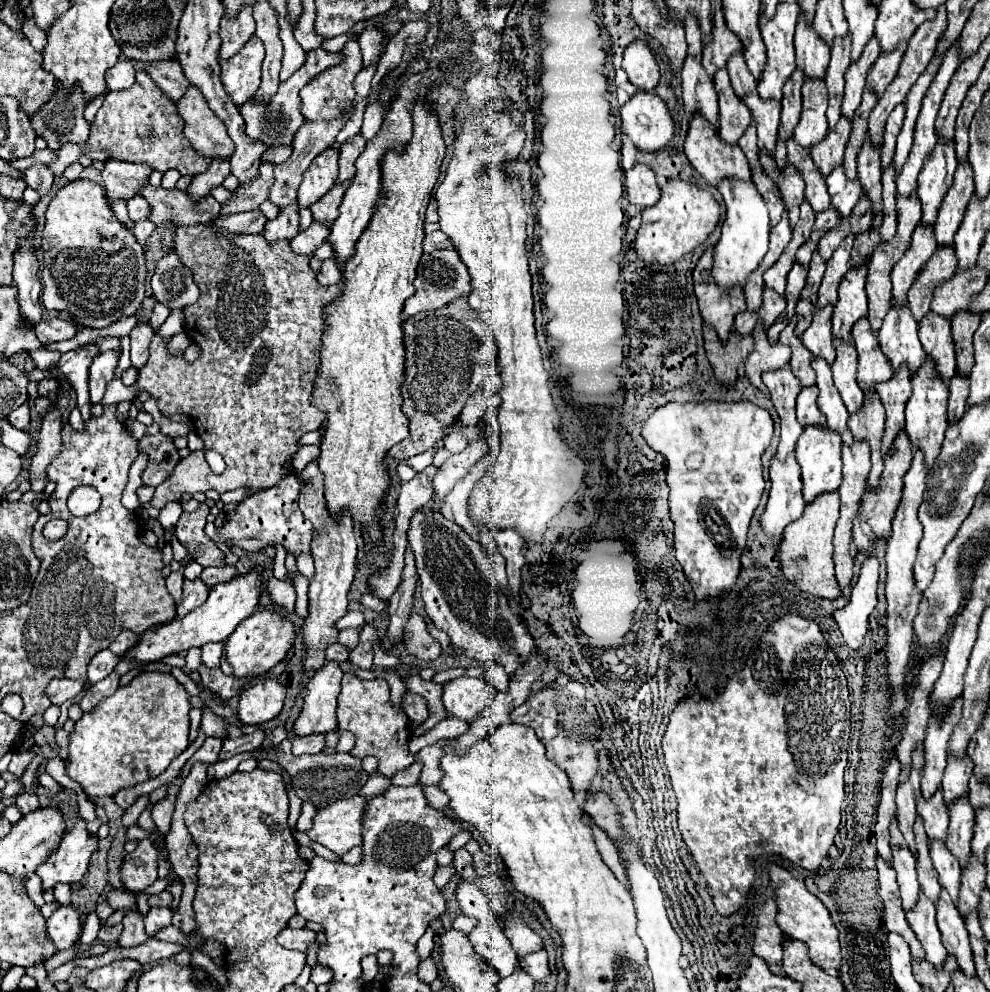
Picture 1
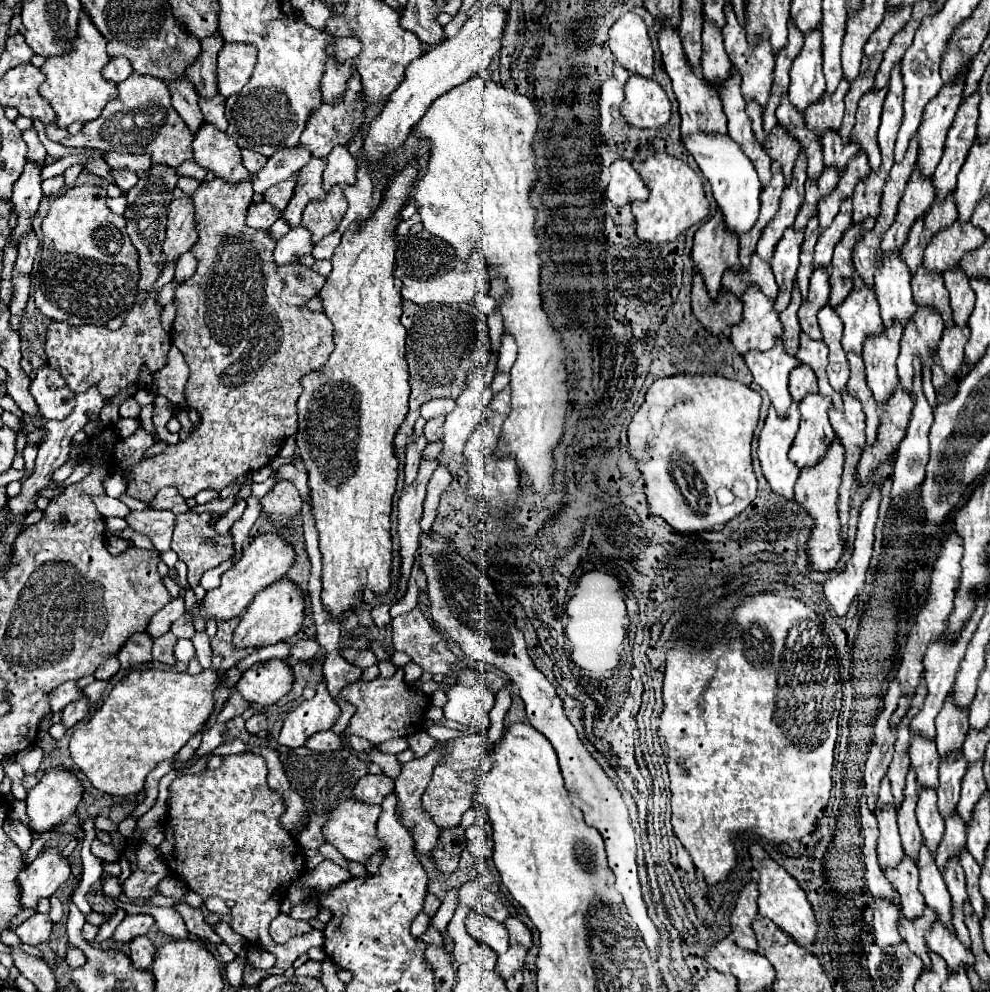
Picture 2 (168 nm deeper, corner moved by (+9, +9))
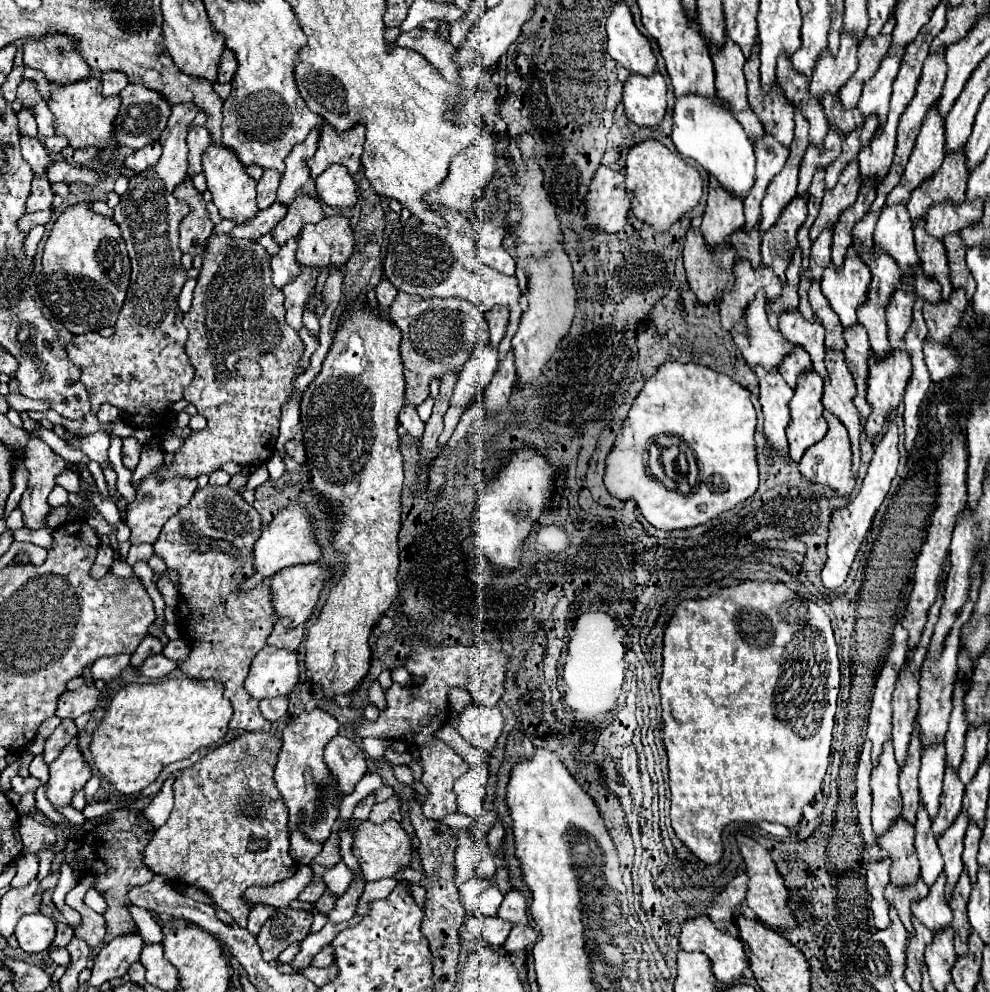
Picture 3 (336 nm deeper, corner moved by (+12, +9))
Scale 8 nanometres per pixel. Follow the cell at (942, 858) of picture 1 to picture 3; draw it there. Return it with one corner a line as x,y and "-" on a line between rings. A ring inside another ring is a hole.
944,741
932,743
922,751
922,767
920,767
920,801
926,805
930,817
938,813
940,793
942,793
942,777
946,769
946,749

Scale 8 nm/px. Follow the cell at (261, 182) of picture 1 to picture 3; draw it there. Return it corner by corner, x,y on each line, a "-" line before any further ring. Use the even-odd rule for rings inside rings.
212,235
208,239
208,251
194,289
194,301
182,319
188,329
202,331
202,337
196,339
194,335
186,343
186,353
196,369
196,375
192,385
184,389
184,399
188,399
198,413
206,417
208,427
194,431
184,441
182,449
174,453
174,463
160,467
156,475
196,479
200,475
210,475
226,461
234,461
242,467
258,467
272,457
278,439
280,409
292,395
292,383
296,379
294,367
300,361
304,343
284,321
284,293
272,287
270,273
270,255
260,243
232,239
228,235

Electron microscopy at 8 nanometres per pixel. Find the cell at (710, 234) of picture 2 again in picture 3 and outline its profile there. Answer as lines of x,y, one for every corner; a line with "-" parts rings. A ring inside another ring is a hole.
712,177
708,191
708,205
700,227
706,237
706,243
710,247
716,247
718,243
728,241
732,231
740,227
744,227
742,199
738,195
732,195
730,191
724,191
724,187

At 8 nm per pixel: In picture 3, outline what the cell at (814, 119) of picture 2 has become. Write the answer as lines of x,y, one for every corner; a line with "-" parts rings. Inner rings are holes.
840,33
840,51
838,55
832,55
830,51
824,51
816,65
814,73
810,77
810,93
814,97
822,97
824,93
838,93
838,89
844,85
848,77
854,75
858,69
858,41
852,35

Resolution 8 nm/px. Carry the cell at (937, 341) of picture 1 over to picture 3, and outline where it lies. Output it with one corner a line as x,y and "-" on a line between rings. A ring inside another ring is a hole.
920,217
914,225
914,239
916,239
916,251
918,257
922,261
924,273
926,277
938,279
942,285
942,297
948,299
948,295
952,293
952,283
948,277
948,259
946,259
946,249
944,243
932,235
926,233
924,229
926,219

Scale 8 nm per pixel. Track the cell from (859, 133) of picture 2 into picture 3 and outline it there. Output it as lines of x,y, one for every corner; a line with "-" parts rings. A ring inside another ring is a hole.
900,49
898,53
888,53
882,59
882,65
876,71
876,75
868,83
864,83
864,91
858,103
858,109
862,111
864,117
870,113
876,113
880,123
884,123
884,117
888,115
888,109
890,109
892,83
898,75
902,55
904,55
904,49

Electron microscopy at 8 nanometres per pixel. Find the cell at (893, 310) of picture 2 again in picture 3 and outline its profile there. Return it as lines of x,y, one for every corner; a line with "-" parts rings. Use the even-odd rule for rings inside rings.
906,203
884,205
874,231
874,243
878,251
892,255
900,271
912,273
912,267
918,263
918,253
912,237
912,219
906,209

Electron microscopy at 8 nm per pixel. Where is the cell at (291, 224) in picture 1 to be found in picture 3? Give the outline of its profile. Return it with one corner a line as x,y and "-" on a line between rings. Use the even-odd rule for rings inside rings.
322,125
314,127
308,133
308,137
300,145
296,145
292,149
292,153
284,159
286,171
284,171
280,189
278,189
278,201
280,203
288,205
294,199
296,189
300,189
310,179
310,171
308,171
306,161
316,153
316,145
320,141
320,129
322,129

